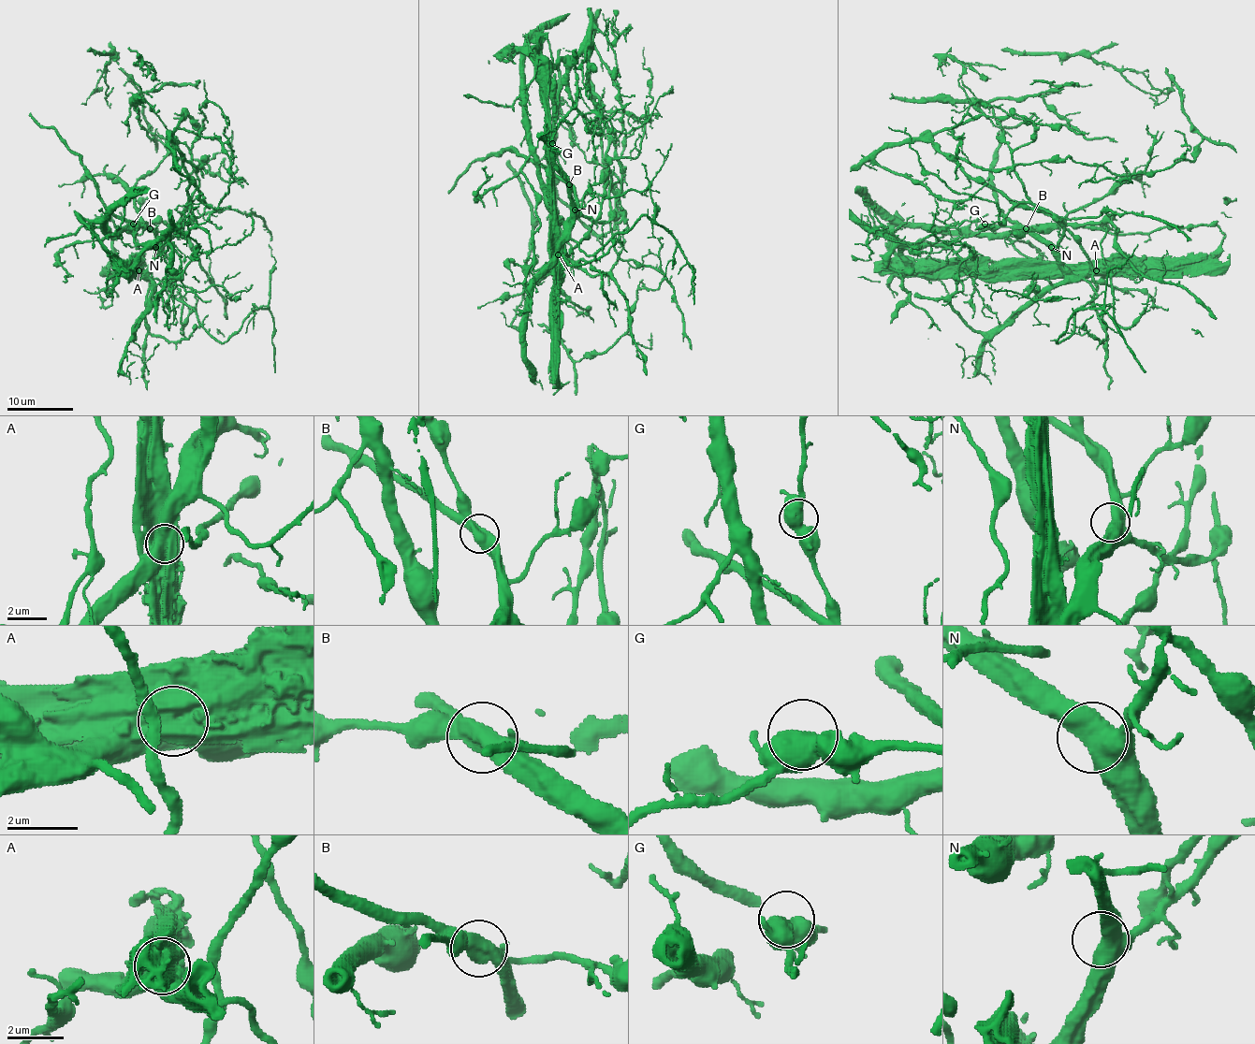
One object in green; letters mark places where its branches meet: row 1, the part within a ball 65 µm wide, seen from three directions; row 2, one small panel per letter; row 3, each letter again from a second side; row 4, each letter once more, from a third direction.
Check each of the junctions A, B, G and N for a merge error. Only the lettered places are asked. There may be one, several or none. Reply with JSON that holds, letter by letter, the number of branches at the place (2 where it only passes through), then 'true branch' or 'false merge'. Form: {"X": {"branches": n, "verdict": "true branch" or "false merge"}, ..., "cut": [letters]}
{"A": {"branches": 1, "verdict": "false merge"}, "B": {"branches": 2, "verdict": "false merge"}, "G": {"branches": 2, "verdict": "true branch"}, "N": {"branches": 2, "verdict": "true branch"}, "cut": ["A", "B"]}

